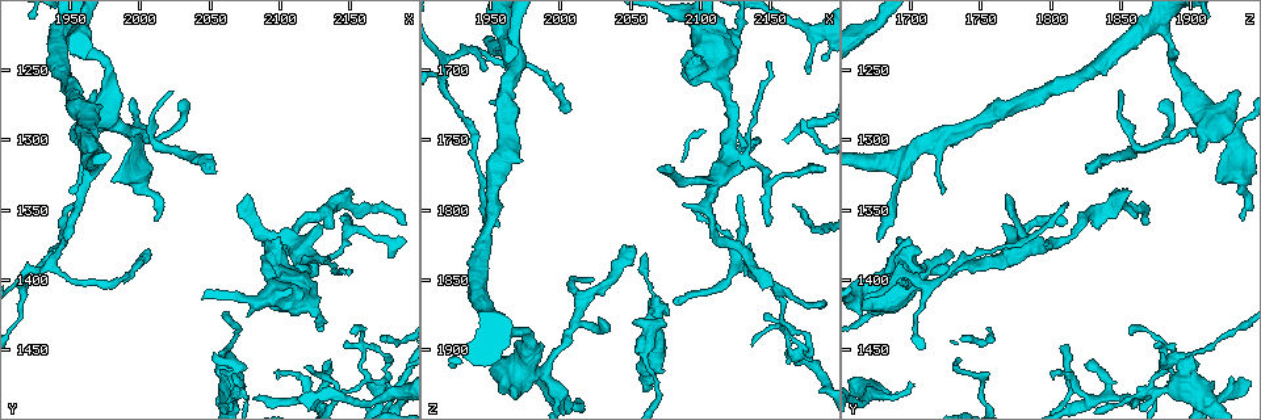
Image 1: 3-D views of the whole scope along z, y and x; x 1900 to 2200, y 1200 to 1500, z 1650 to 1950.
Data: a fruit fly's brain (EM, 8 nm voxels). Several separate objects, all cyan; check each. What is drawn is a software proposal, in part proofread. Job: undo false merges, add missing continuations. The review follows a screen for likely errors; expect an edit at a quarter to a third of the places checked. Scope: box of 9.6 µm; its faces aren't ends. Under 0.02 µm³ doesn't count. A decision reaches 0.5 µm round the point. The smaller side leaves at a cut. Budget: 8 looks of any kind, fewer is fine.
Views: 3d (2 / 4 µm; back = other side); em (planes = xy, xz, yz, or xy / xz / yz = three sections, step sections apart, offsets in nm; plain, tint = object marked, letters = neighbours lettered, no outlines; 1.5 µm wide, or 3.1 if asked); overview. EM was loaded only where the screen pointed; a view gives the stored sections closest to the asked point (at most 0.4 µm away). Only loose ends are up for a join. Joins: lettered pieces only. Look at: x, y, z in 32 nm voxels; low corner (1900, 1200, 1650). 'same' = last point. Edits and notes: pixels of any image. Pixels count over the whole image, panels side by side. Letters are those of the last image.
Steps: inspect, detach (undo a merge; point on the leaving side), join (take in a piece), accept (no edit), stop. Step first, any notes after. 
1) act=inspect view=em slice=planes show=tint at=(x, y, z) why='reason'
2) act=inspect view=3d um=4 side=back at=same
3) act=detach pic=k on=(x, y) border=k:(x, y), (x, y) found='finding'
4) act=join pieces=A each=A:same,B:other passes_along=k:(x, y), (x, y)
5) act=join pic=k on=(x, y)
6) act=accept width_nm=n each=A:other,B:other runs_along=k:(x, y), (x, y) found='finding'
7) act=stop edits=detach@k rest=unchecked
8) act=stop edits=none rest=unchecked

act=inspect view=3d um=4 side=back at=(2100, 1372, 1692) why='thick end'

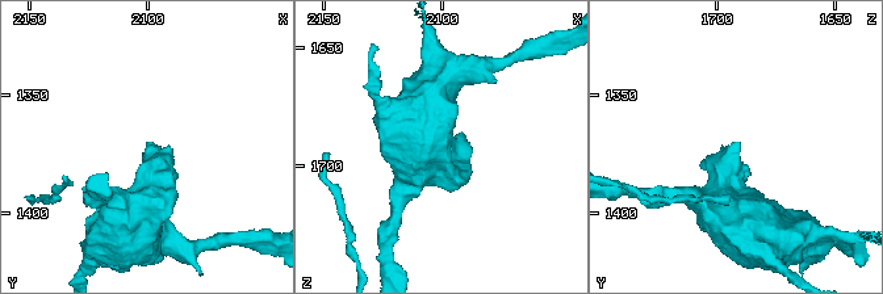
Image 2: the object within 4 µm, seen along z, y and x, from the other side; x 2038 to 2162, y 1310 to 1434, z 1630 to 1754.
act=inspect view=em slice=planes show=letters at=(2100, 1370, 1692)

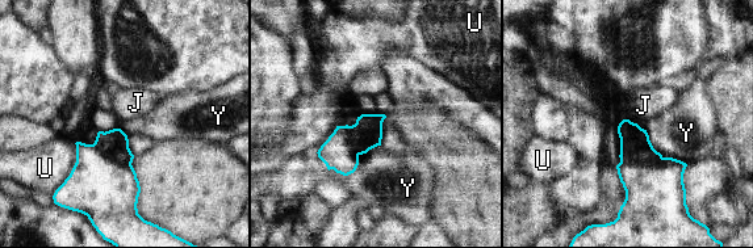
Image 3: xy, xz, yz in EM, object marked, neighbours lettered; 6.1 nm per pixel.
act=accept each=J:other,U:other,Y:other border=3:(627, 118), (636, 124) found='none of them fits'

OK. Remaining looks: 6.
act=inspect view=3d um=2 at=(2128, 1362, 1766) why='an open end'

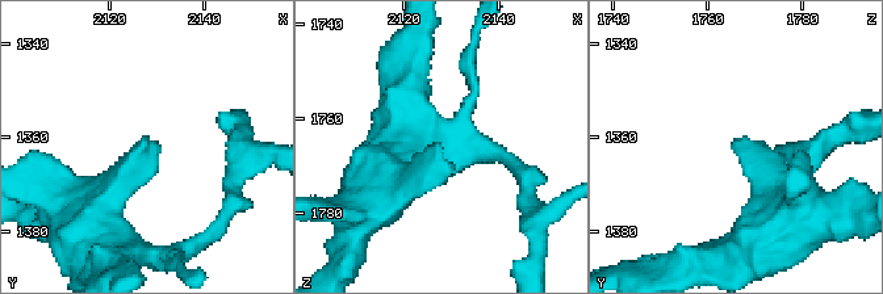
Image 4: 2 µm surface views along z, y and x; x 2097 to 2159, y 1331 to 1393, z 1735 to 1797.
act=inspect view=em slice=planes show=letters at=(2128, 1362, 1765) why='now the EM'

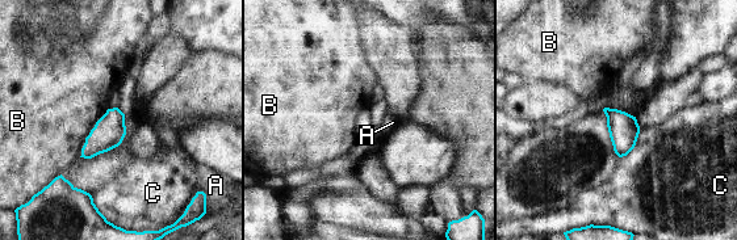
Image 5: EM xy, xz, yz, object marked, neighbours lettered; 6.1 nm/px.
act=accept each=A:other,B:other,C:other border=5:(108, 108), (86, 138), (79, 156) found='no lettered piece goes on from it'

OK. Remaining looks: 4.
act=inspect view=3d um=2 at=(2176, 1474, 1698) why='free end'

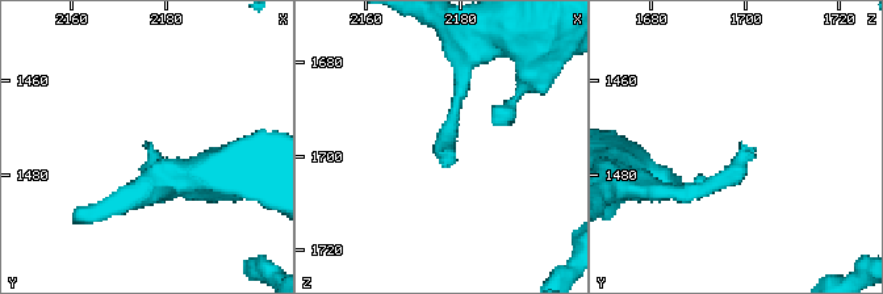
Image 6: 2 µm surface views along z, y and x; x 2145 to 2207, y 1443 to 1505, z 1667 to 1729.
act=inspect view=em slice=yz step=4 show=tint at=(2175, 1474, 1700) why='need the tissue'

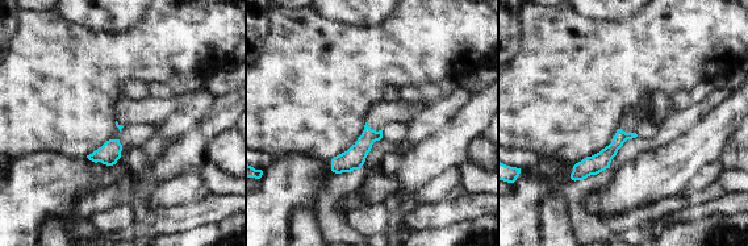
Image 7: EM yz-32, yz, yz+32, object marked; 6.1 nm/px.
act=inspect view=em slice=planes show=letters at=same

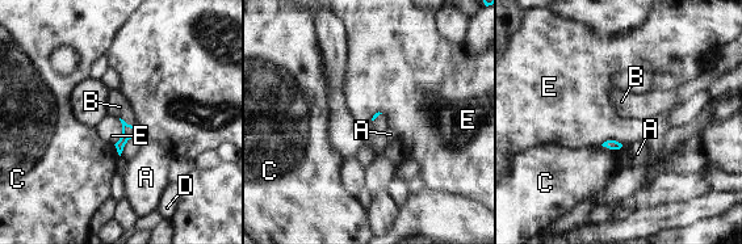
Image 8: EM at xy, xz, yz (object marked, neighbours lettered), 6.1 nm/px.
act=join pieces=B longest_contact=E:170nm each=A:other,B:same,C:other,D:other,E:other passes_along=8:(128, 130), (126, 123), (120, 106) found='it goes on there'

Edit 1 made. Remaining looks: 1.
act=stop edits=join@8 rest=unchecked

